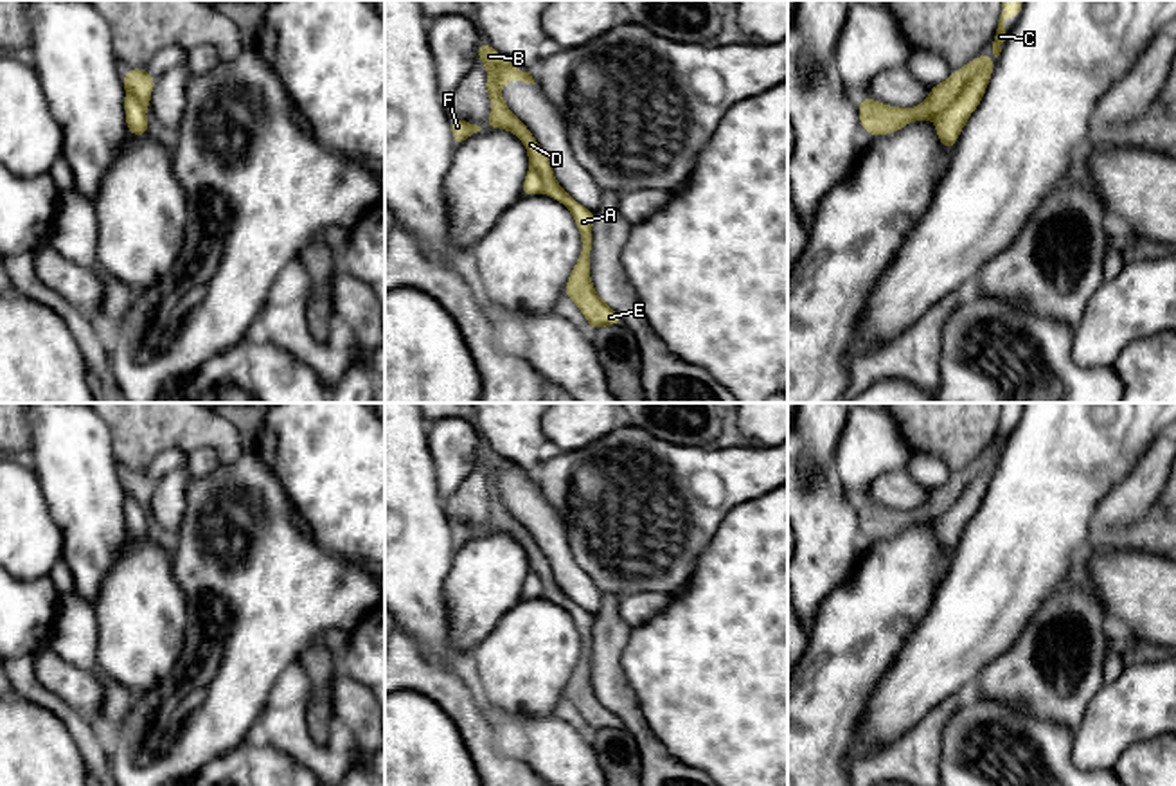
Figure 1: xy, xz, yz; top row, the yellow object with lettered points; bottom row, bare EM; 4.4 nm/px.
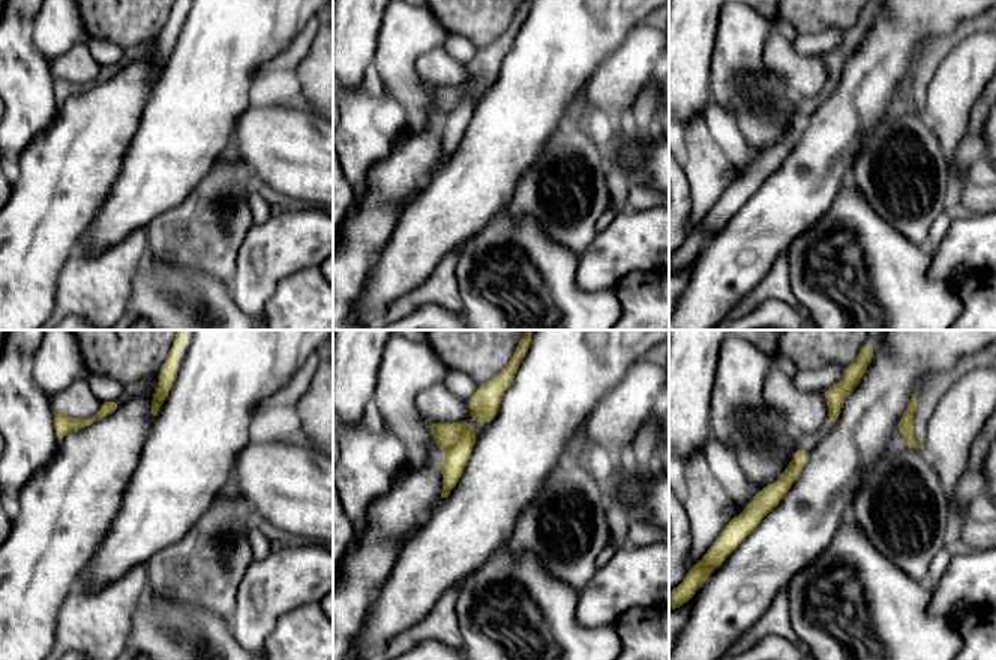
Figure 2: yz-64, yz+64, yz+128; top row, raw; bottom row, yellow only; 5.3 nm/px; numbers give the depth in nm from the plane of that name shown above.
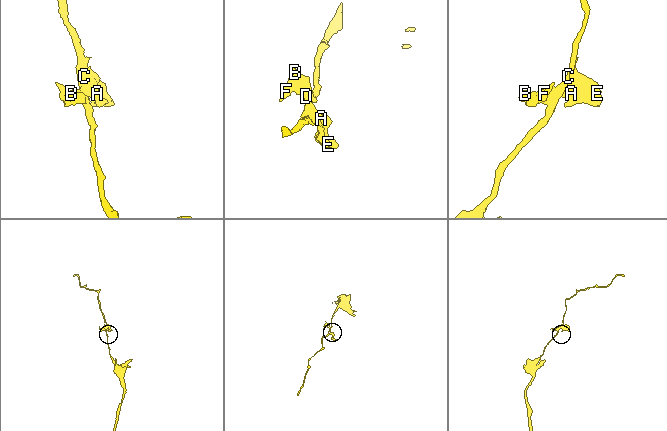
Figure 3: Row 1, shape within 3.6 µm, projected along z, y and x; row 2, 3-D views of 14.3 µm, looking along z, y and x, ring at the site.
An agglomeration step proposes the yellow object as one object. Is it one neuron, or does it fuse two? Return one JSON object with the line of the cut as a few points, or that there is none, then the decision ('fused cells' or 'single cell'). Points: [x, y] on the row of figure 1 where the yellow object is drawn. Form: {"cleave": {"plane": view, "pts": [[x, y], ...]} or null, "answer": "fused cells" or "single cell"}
{"cleave": null, "answer": "single cell"}

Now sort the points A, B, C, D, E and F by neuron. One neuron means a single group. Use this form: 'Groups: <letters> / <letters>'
Groups: A B C D E F

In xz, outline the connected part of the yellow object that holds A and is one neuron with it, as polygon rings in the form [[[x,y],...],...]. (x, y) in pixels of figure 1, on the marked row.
[[[486,40],[477,50],[477,58],[487,68],[487,83],[484,92],[491,97],[491,115],[482,128],[507,130],[520,138],[527,149],[530,169],[525,174],[521,194],[539,196],[543,191],[548,198],[563,203],[581,234],[581,254],[565,284],[565,295],[579,308],[590,324],[592,331],[606,326],[622,326],[622,317],[611,309],[595,291],[593,281],[588,273],[590,254],[593,248],[593,219],[595,210],[586,209],[575,201],[556,180],[548,156],[539,147],[530,130],[509,110],[502,99],[502,86],[509,81],[534,83],[530,72],[516,68],[509,59],[500,56]]]

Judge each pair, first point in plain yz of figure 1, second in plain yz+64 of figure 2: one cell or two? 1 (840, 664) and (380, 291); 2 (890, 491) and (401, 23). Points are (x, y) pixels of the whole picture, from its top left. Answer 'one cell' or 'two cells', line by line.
1: two cells
2: two cells

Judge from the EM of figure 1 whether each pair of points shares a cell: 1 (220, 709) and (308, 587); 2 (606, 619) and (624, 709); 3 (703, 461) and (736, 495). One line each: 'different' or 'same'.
1: same
2: same
3: same

